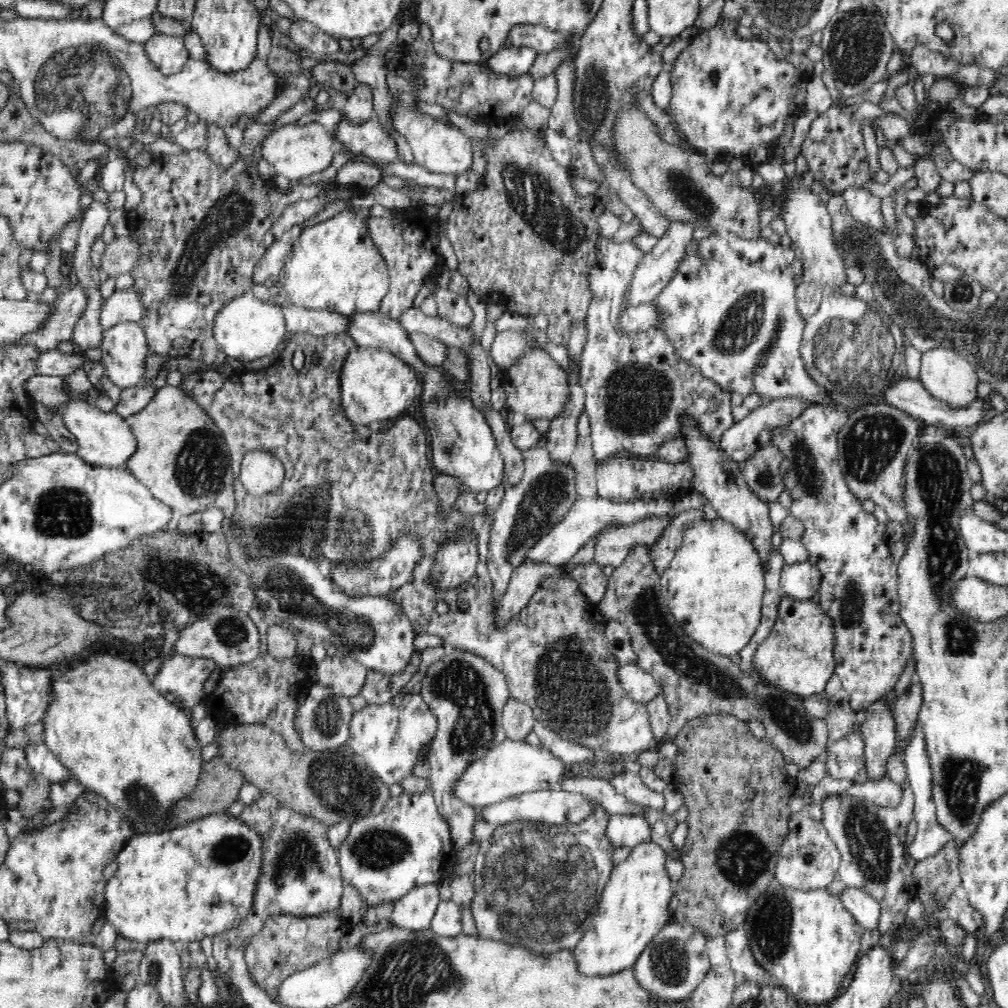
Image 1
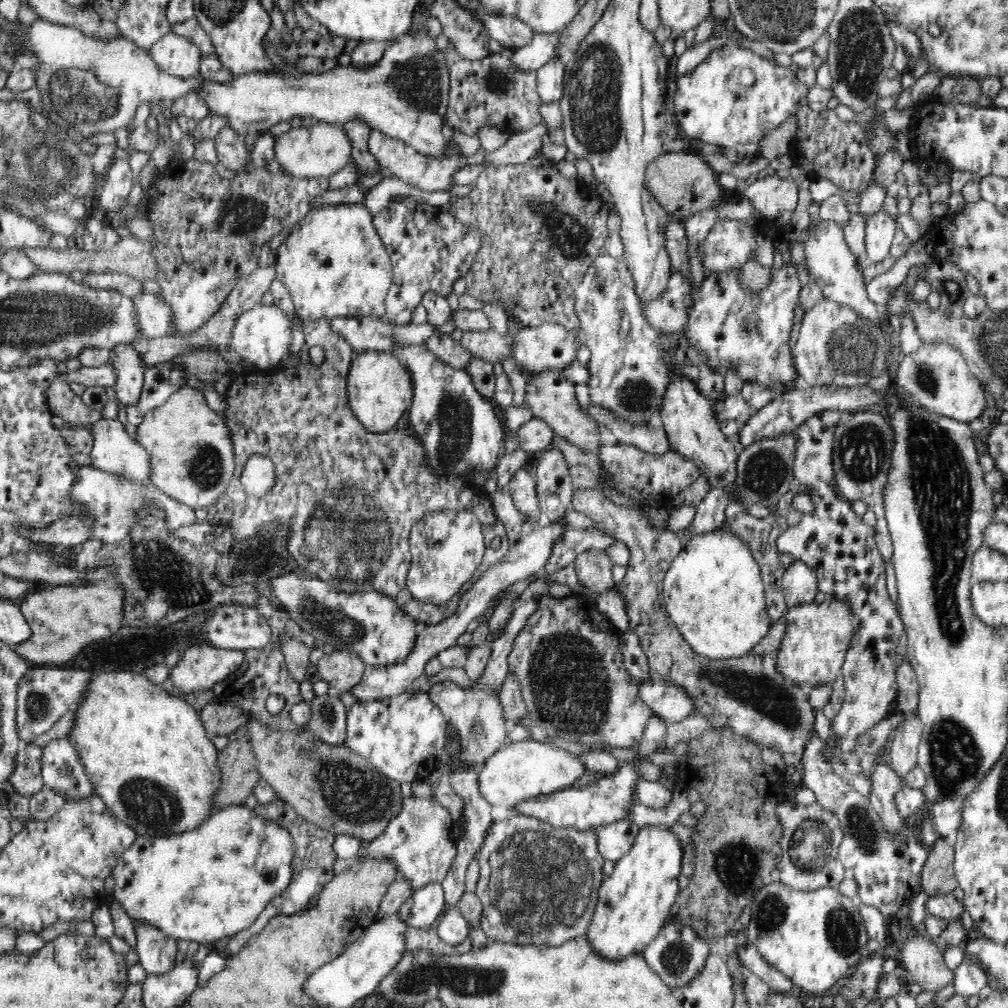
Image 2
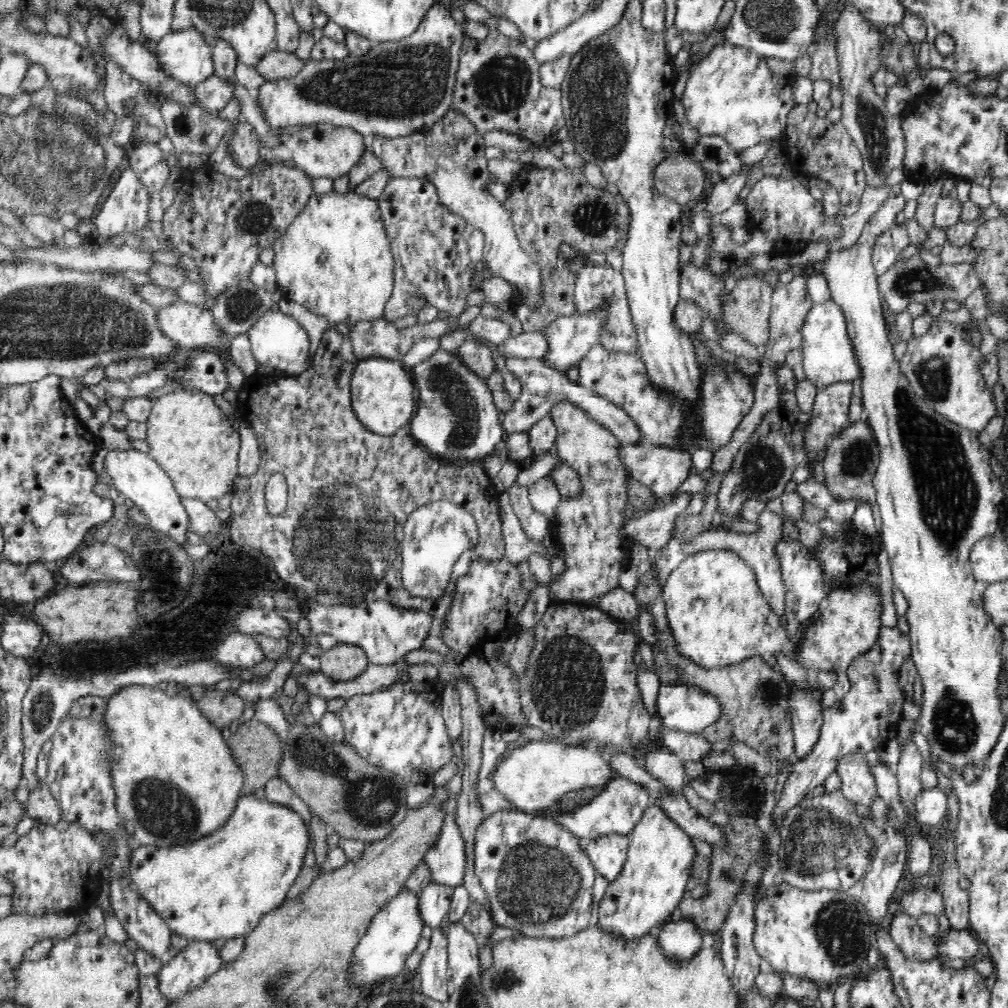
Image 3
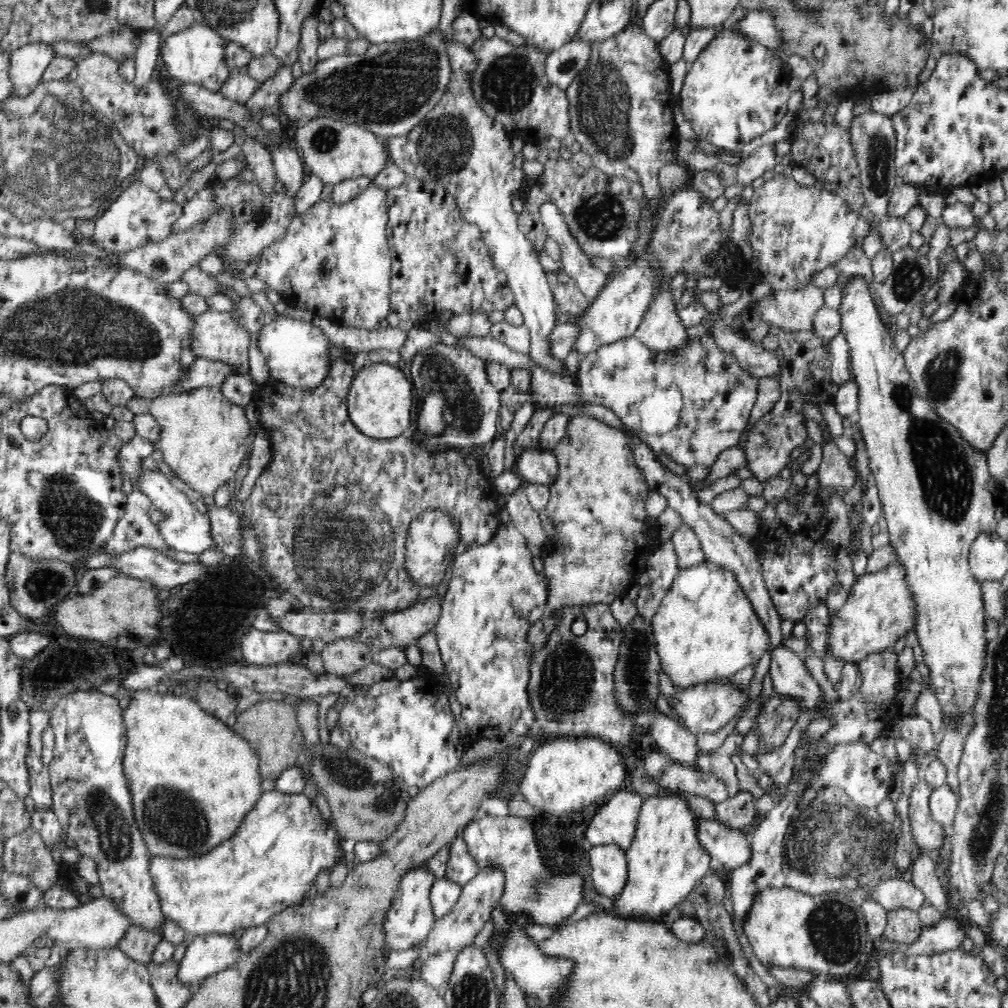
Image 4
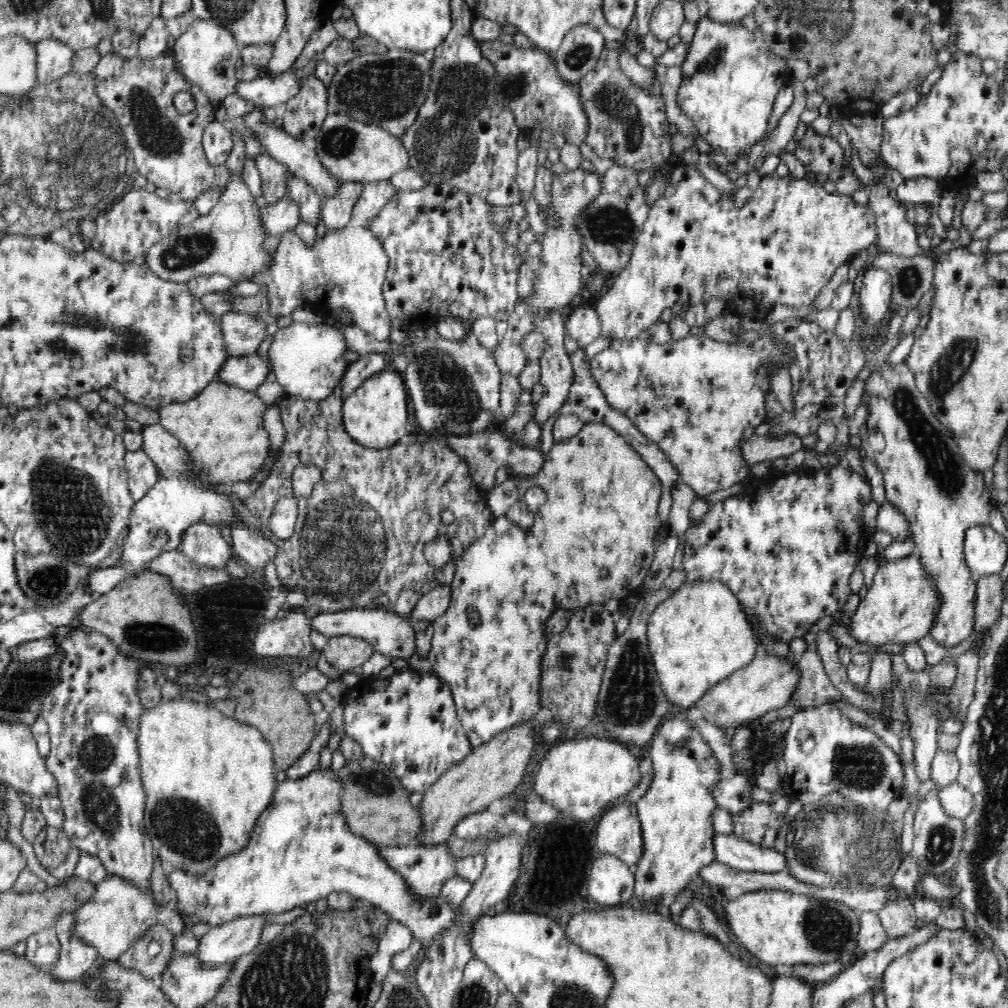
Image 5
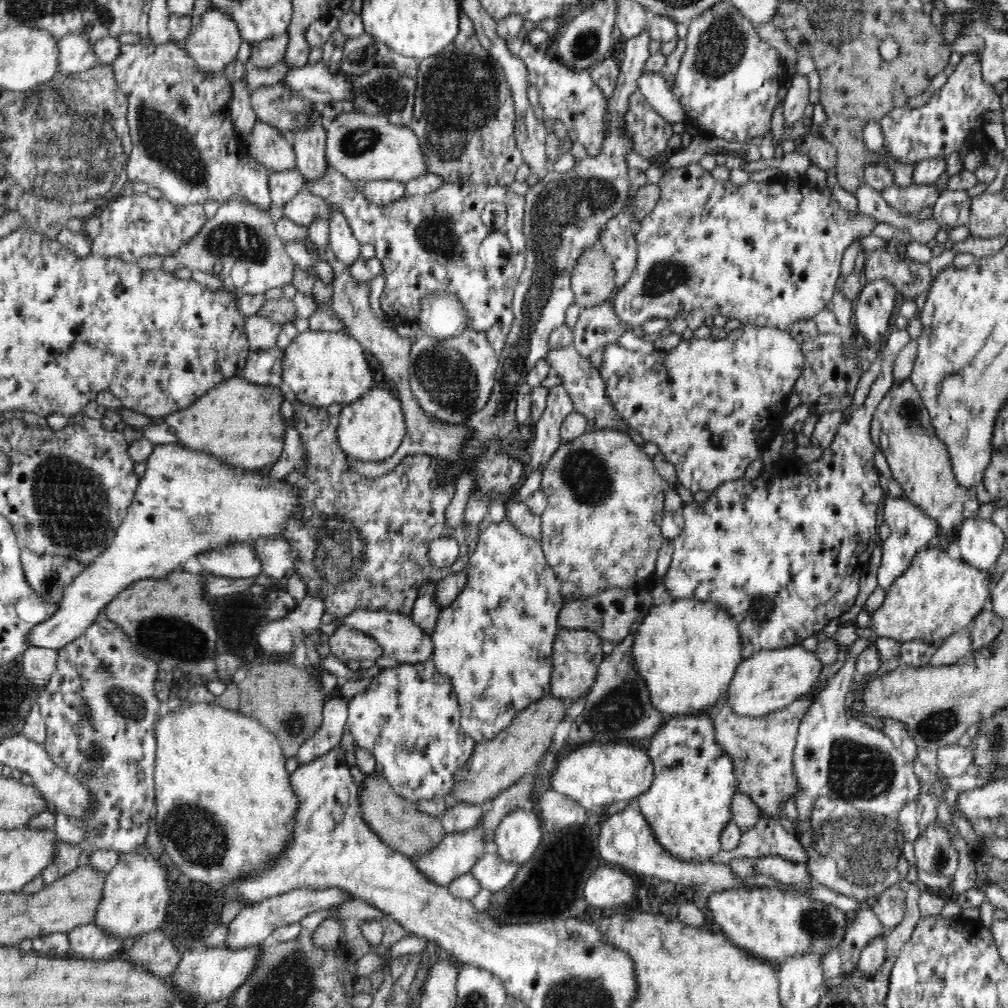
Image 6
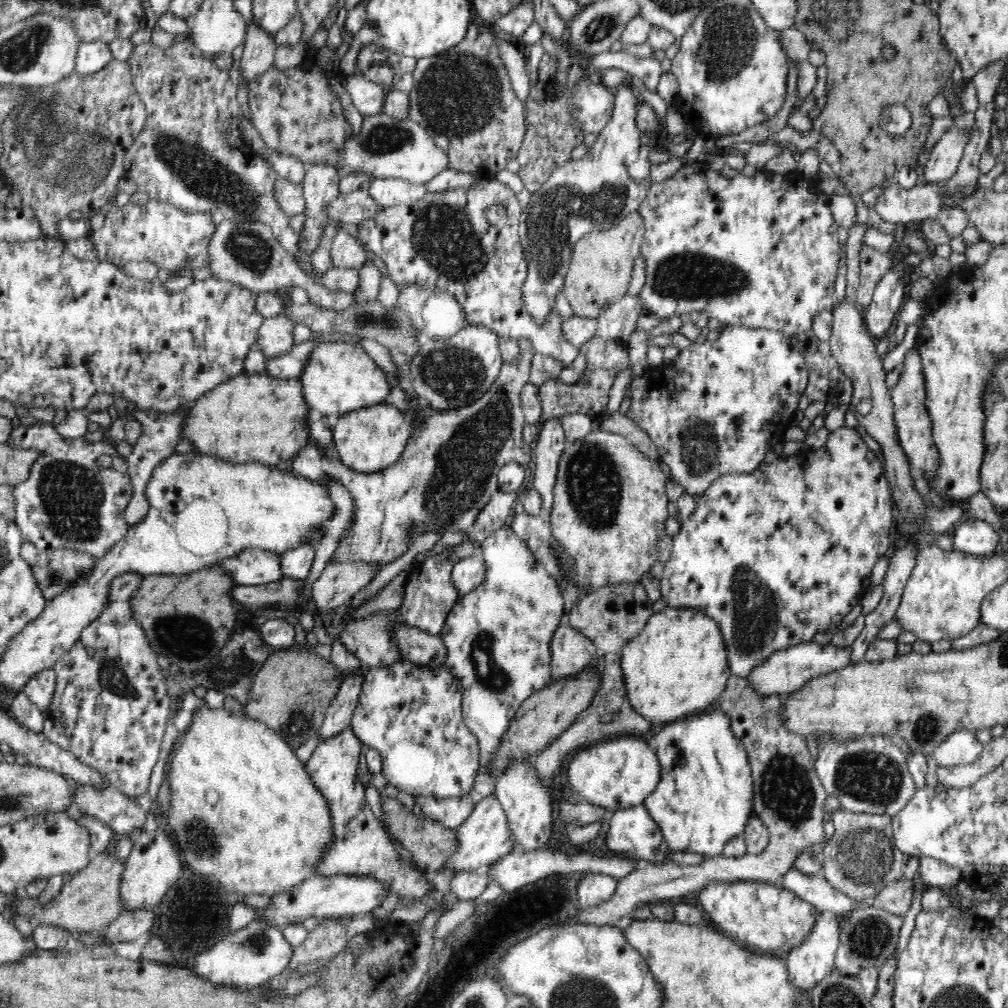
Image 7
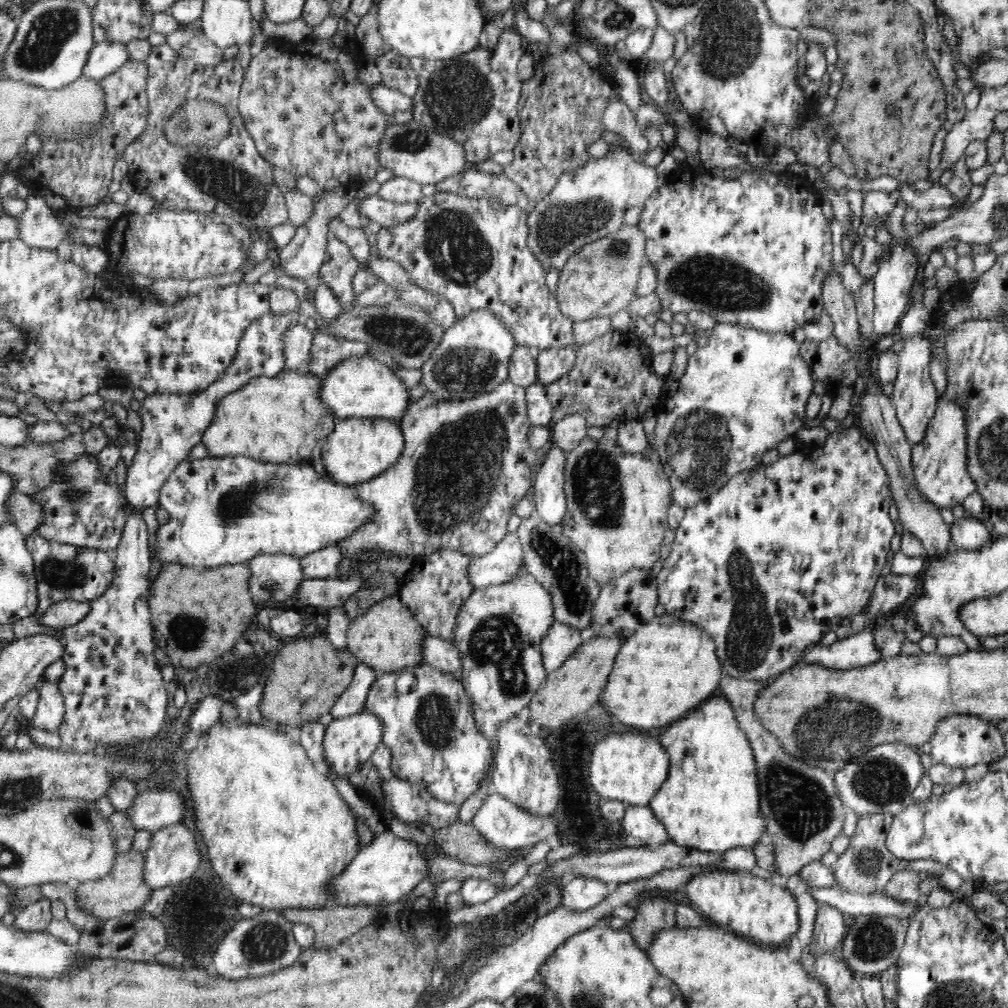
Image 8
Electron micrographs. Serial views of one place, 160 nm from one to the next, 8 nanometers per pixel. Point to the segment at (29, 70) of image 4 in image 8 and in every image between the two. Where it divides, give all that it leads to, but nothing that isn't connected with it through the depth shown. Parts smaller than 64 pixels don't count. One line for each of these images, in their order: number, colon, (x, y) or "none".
5: (55, 59)
6: (77, 54)
7: (92, 56)
8: (107, 57)

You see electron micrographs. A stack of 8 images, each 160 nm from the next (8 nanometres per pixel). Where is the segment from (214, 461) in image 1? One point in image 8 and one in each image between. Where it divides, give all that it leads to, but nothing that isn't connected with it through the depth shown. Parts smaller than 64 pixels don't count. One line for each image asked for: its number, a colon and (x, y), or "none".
2: (194, 468)
3: (188, 435)
4: (203, 437)
5: (222, 428)
6: (239, 422)
7: (259, 418)
8: (281, 419)

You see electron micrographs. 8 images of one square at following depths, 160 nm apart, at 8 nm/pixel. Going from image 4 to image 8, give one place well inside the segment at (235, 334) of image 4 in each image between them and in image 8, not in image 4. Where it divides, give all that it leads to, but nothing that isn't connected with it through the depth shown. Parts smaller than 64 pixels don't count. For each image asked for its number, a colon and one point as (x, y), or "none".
5: (244, 333)
6: (263, 333)
7: (276, 334)
8: (299, 339)

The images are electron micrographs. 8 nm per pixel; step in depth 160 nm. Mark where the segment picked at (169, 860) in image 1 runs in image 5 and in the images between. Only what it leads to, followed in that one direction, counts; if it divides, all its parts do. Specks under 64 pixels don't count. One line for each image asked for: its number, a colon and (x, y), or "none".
2: (202, 884)
3: (218, 886)
4: (278, 850)
5: (301, 849)

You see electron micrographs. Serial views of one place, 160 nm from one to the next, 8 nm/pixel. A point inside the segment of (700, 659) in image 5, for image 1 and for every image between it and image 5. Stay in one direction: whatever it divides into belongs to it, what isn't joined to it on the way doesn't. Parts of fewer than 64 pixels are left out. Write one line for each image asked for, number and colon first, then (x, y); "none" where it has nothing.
1: (714, 585)
2: (714, 591)
3: (719, 615)
4: (706, 628)

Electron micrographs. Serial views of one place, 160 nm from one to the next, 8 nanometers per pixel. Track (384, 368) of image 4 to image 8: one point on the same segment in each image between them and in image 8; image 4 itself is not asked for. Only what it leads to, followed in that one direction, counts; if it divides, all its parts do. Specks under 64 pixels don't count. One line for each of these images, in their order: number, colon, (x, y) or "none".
5: (376, 415)
6: (371, 429)
7: (370, 440)
8: (357, 450)

